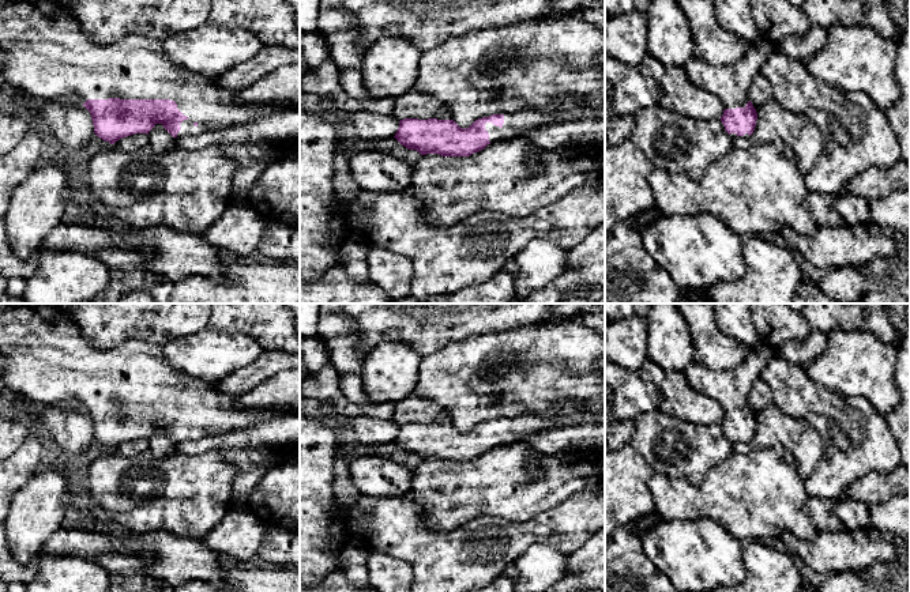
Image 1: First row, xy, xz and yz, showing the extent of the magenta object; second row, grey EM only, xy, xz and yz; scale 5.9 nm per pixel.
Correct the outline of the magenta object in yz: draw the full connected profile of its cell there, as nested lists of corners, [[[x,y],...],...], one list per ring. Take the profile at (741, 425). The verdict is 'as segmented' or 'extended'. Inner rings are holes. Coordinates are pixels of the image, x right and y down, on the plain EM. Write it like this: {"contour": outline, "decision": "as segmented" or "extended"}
{"contour": [[[760,343],[751,348],[745,361],[736,369],[711,370],[693,361],[684,370],[689,387],[722,406],[725,415],[721,426],[732,442],[749,444],[755,435],[757,418],[748,396],[774,355],[771,347]]], "decision": "extended"}

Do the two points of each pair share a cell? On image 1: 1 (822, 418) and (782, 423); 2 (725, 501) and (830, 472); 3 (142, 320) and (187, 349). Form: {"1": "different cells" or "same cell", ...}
{"1": "different cells", "2": "different cells", "3": "different cells"}

